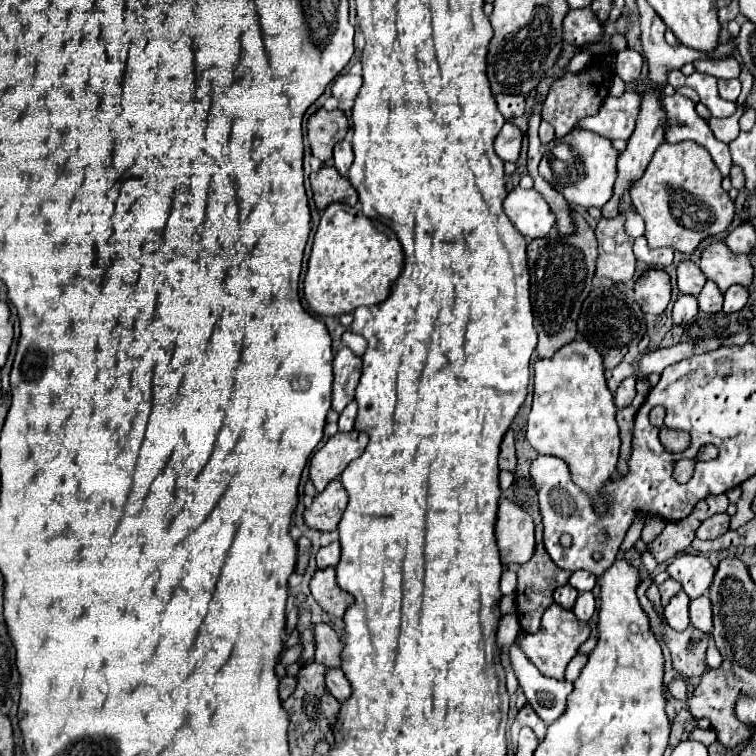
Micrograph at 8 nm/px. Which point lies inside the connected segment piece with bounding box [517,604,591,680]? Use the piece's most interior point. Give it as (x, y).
(551, 648)

